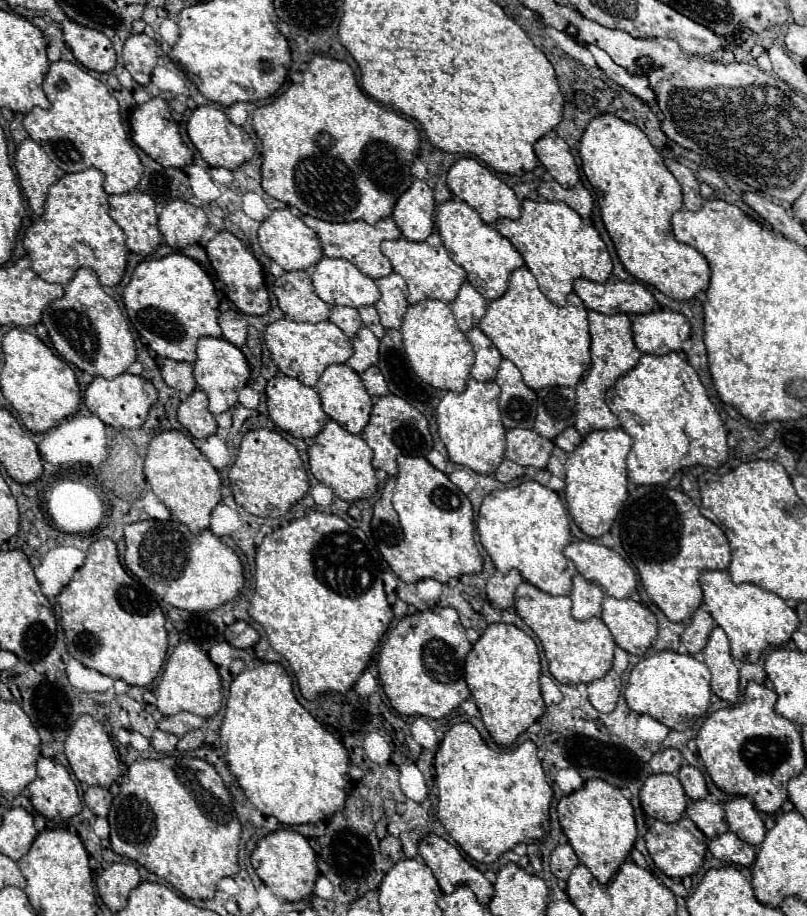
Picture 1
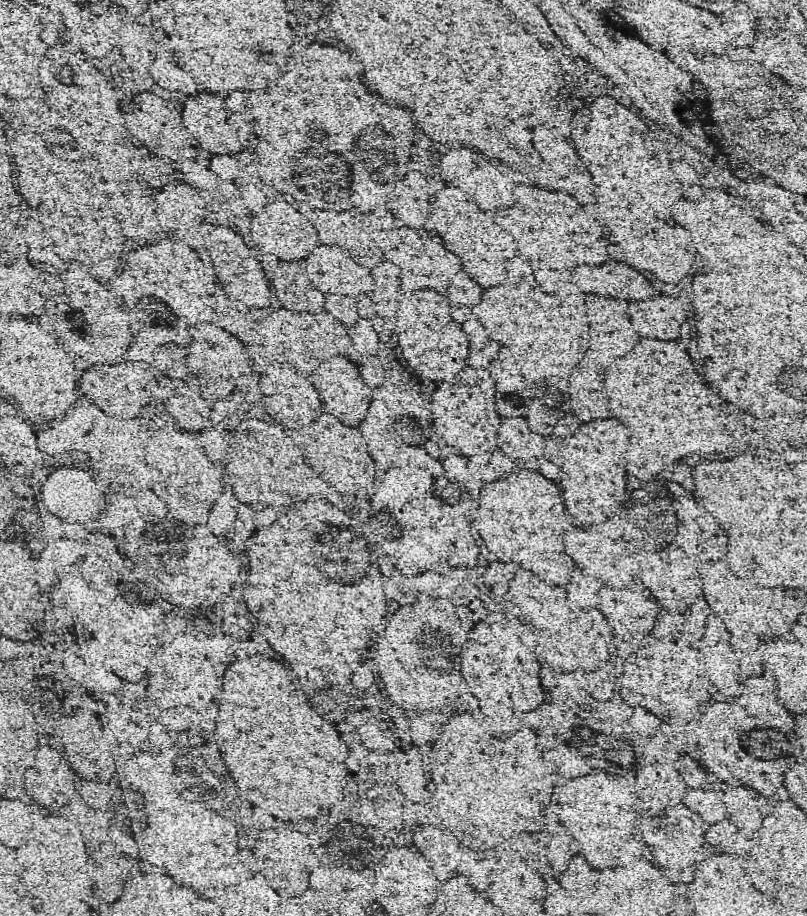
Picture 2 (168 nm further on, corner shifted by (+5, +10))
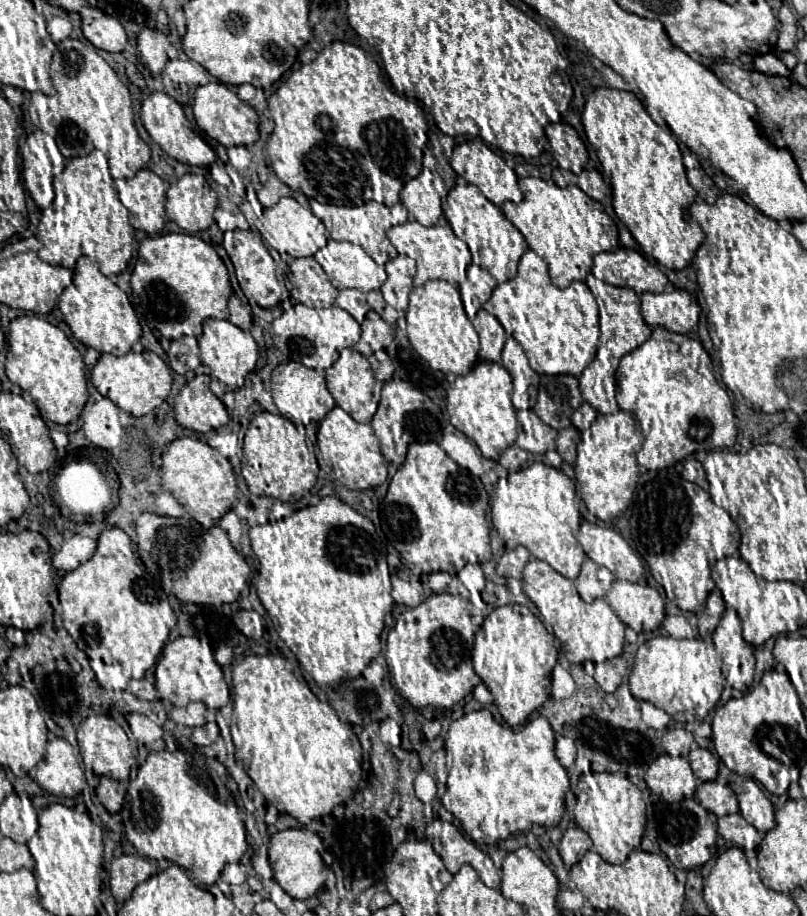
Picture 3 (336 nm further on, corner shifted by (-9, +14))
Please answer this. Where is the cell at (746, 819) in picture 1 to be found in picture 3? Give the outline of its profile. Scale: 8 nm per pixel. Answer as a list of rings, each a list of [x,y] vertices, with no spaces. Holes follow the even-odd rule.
[[[746,779],[734,791],[740,803],[740,815],[750,821],[750,825],[754,825],[760,833],[766,833],[776,825],[774,807],[754,779]]]

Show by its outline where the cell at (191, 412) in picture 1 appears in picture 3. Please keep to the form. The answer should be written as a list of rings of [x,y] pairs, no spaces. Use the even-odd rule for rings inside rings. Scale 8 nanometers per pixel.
[[[196,375],[174,401],[176,419],[182,427],[206,433],[228,423],[224,403],[210,391],[210,377]]]

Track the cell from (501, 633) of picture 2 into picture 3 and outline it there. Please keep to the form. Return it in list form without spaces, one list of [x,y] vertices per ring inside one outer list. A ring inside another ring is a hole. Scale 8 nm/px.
[[[504,605],[494,609],[476,633],[472,663],[474,671],[488,687],[502,719],[510,727],[522,725],[528,715],[550,699],[552,669],[558,659],[554,637],[526,605]]]

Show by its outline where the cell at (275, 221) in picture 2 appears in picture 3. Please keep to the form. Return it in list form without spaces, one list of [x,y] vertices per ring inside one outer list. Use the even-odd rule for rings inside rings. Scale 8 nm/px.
[[[282,197],[274,207],[264,209],[262,215],[262,225],[266,231],[274,237],[274,241],[268,241],[280,255],[288,254],[295,258],[312,257],[318,249],[322,249],[328,241],[326,237],[326,227],[324,223],[306,207],[302,207],[296,199],[292,197]]]

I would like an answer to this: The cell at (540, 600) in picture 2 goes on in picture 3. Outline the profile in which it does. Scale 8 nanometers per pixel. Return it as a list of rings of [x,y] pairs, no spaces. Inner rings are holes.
[[[540,559],[528,561],[528,565],[524,567],[522,589],[538,607],[544,621],[552,625],[554,635],[562,645],[562,653],[570,663],[584,663],[584,661],[602,663],[622,653],[626,625],[618,619],[612,607],[604,599],[584,603],[574,583],[562,577],[558,571],[554,571],[546,561],[540,561]]]

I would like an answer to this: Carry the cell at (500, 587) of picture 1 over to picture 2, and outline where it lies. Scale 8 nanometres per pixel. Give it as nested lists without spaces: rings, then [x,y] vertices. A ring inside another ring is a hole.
[[[490,561],[490,565],[484,571],[484,585],[488,585],[496,595],[504,595],[516,569],[518,569],[516,563]]]

